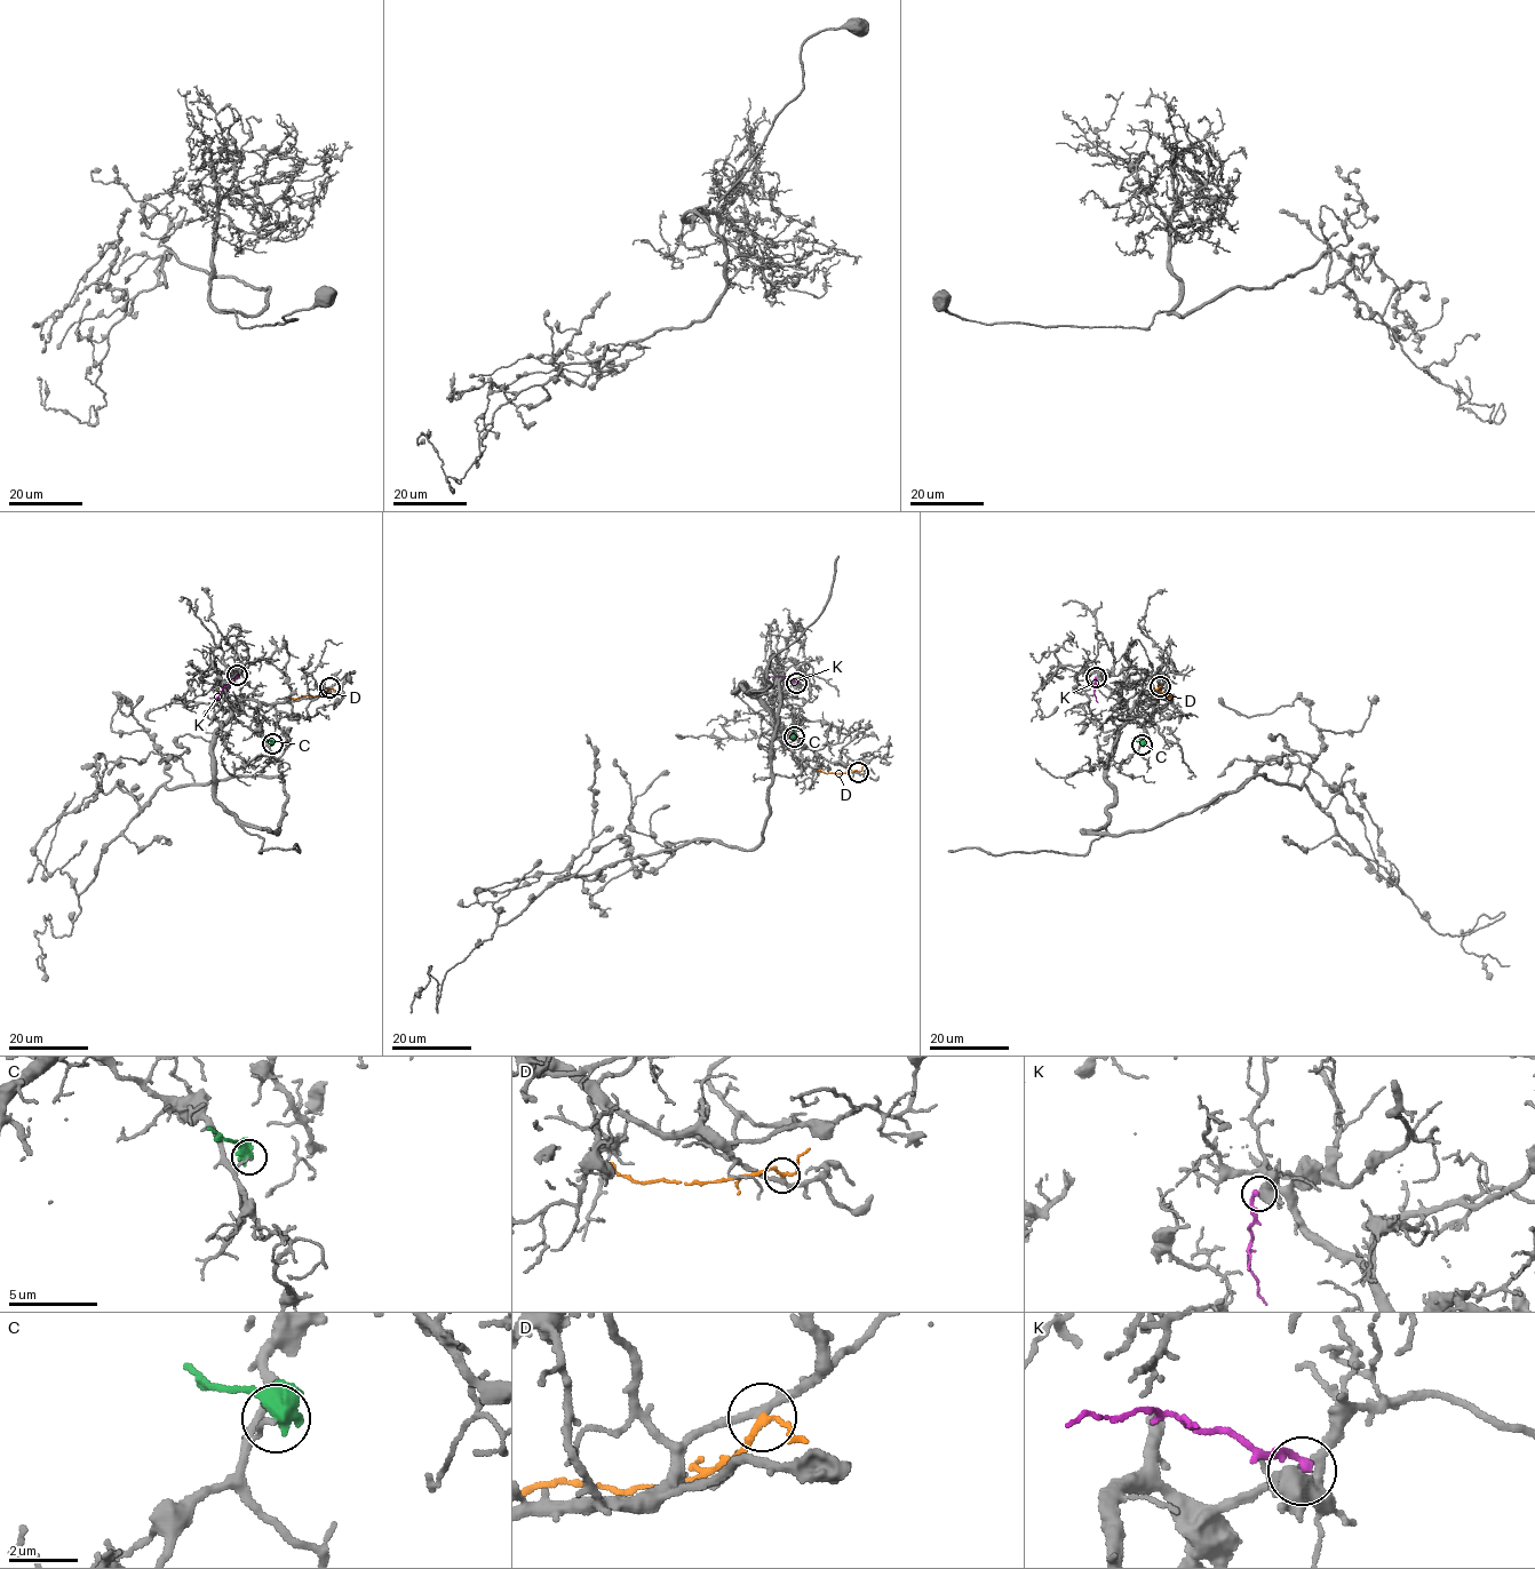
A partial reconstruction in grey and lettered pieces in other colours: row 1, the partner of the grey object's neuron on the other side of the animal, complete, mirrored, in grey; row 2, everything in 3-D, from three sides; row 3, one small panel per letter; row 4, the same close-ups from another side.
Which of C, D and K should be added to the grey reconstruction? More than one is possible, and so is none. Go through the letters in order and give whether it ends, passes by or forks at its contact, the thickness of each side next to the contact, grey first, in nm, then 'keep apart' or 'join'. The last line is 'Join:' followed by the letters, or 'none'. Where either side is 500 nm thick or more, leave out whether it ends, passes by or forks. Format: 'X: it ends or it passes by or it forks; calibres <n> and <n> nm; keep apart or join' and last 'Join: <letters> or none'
C: calibres 120 and 650 nm; keep apart
D: it passes by; calibres 260 and 150 nm; keep apart
K: it ends; calibres 440 and 260 nm; keep apart
Join: none

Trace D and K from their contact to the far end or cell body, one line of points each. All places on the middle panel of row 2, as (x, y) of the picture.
D: (858, 771), (829, 773), (814, 770)
K: (796, 683), (779, 676), (769, 677)

